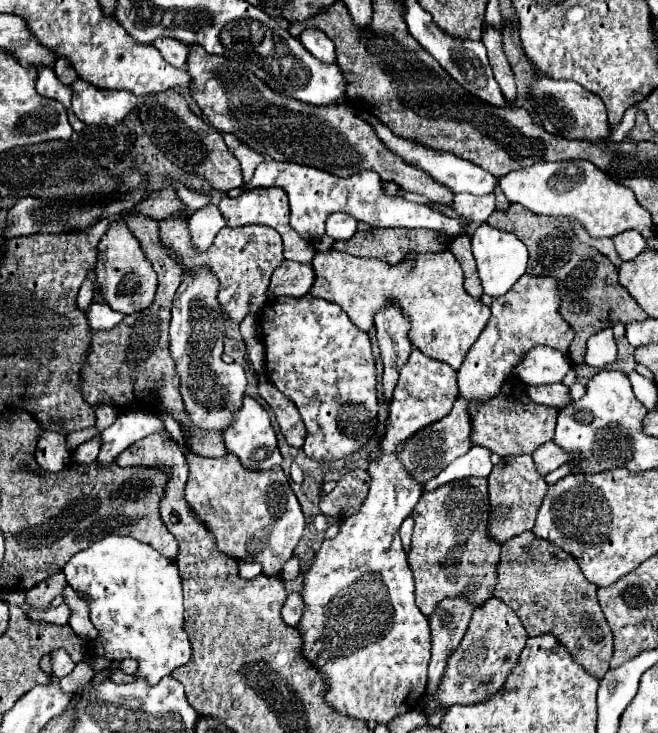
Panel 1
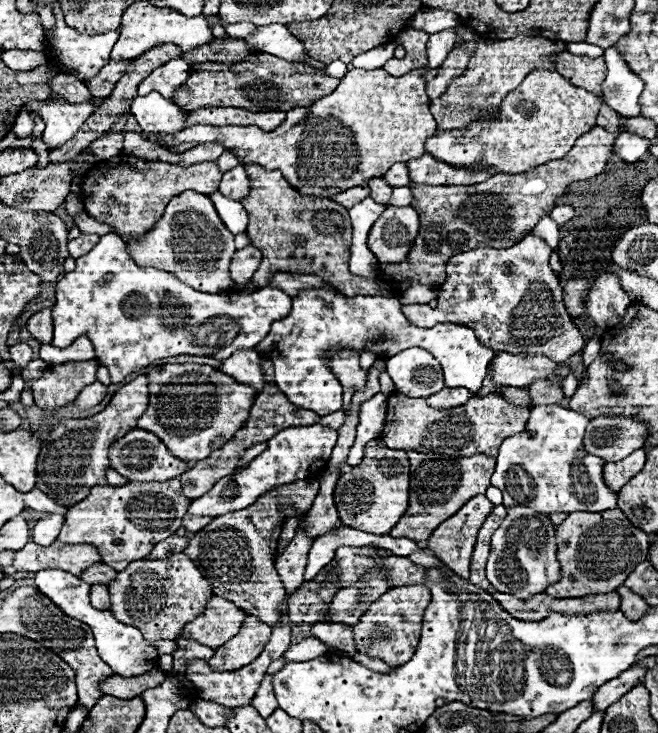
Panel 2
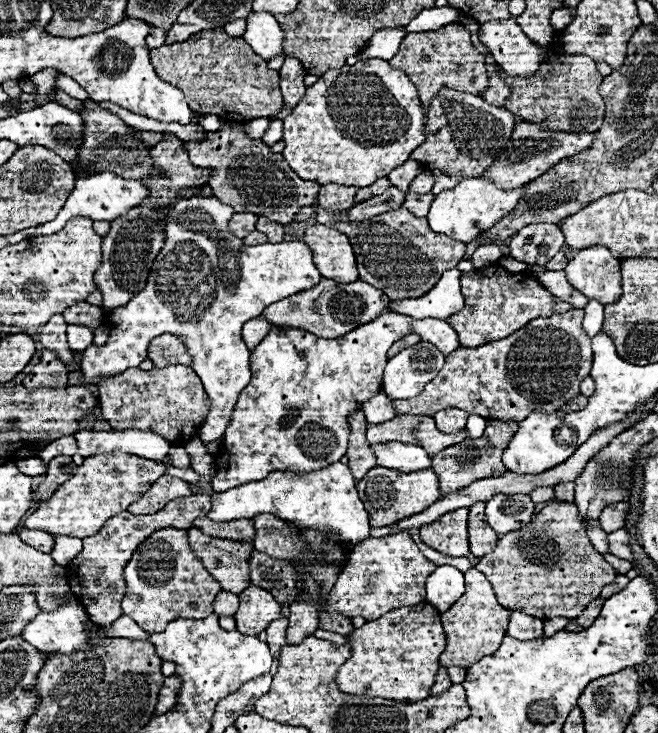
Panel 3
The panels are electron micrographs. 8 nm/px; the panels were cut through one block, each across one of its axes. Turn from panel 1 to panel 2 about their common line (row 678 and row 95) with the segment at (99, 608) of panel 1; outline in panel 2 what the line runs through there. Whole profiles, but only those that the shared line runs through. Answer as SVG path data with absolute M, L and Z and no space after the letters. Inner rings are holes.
M150 92L148 96L136 96L132 100L130 112L140 124L142 132L174 134L184 130L186 110L162 98L158 92Z

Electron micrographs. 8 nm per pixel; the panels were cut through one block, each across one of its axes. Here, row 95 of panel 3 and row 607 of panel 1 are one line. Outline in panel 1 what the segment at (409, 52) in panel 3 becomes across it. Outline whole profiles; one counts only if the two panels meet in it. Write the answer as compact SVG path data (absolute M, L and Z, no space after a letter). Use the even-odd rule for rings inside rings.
M464 478L464 480L444 484L434 492L424 492L412 512L412 520L414 520L414 532L412 532L412 546L408 552L408 566L414 574L416 606L426 618L432 616L436 604L444 598L464 596L466 600L472 600L474 608L478 608L478 604L484 604L494 596L502 544L492 540L492 536L488 534L490 500L488 500L486 478Z

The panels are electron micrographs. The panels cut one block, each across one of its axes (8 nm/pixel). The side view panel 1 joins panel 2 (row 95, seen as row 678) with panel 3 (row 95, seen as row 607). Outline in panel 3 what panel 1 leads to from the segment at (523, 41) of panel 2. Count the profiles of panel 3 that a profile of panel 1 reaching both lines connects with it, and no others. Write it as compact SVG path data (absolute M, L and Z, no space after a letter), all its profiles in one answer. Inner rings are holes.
M492 55L485 57L485 62L488 64L488 76L490 76L490 88L484 90L484 94L480 94L488 104L494 104L494 106L504 106L504 98L508 98L508 86L504 84L502 78L496 76L494 72L494 58Z

